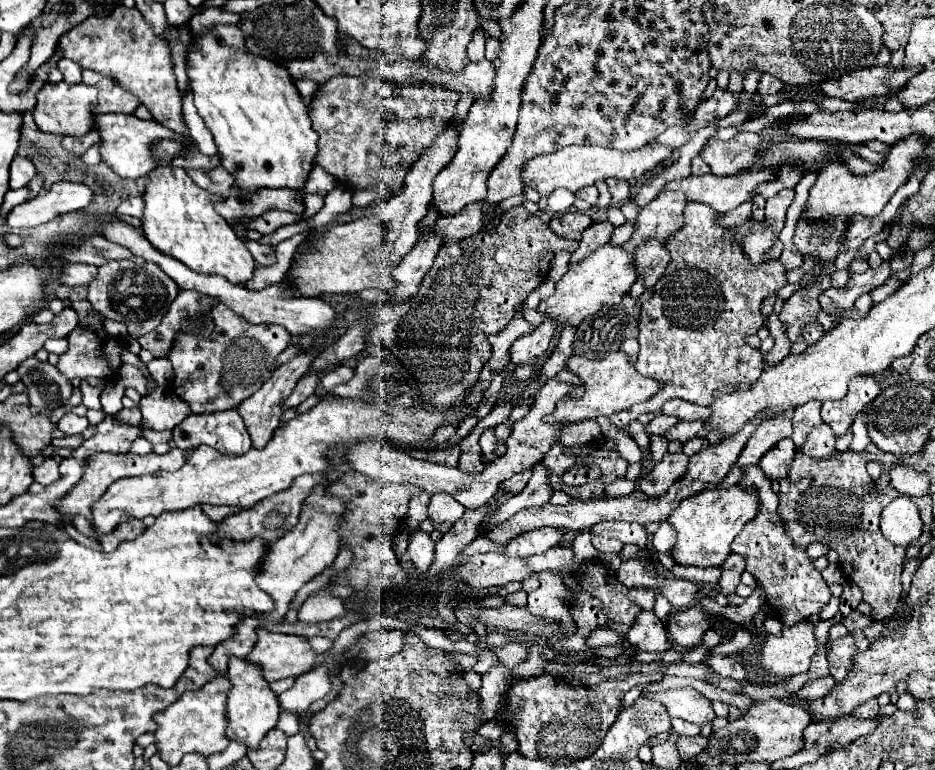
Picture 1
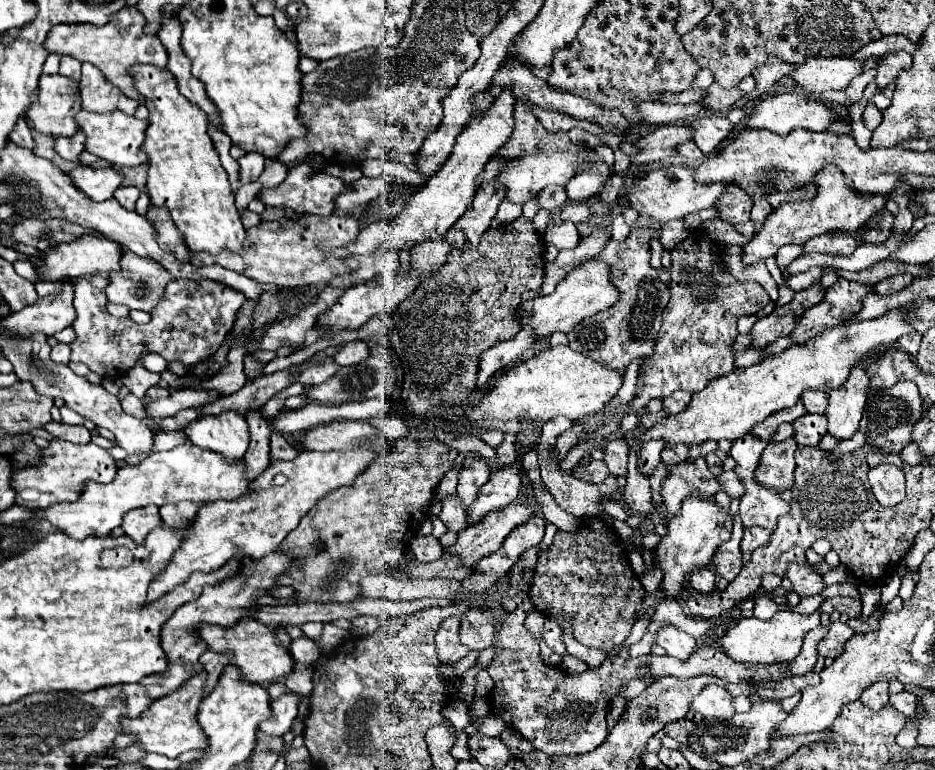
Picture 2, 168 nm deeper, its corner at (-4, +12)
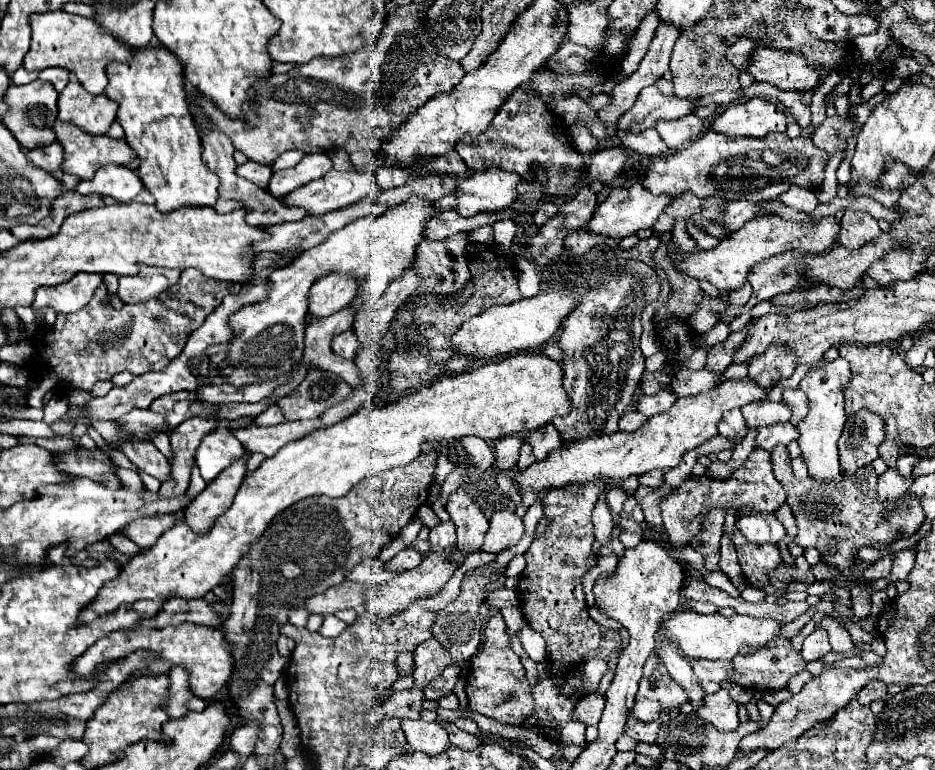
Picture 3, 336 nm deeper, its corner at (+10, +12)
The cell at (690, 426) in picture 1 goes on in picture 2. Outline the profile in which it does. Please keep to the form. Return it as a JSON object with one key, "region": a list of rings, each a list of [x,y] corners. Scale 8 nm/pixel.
{"region":[[[650,440],[646,444],[640,446],[640,454],[638,454],[638,468],[642,474],[650,476],[650,472],[654,470],[654,466],[661,461],[661,452],[665,447],[663,440]]]}

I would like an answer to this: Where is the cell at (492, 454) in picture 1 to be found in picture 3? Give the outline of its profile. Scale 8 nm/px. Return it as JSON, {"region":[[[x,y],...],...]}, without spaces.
{"region":[[[466,436],[462,440],[462,444],[464,444],[466,454],[472,460],[472,466],[476,466],[478,470],[488,470],[494,464],[494,454],[492,454],[490,446],[484,440],[480,440],[478,436]]]}

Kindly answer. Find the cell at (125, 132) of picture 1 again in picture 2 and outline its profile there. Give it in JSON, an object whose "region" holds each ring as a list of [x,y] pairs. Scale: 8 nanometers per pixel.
{"region":[[[80,110],[76,114],[76,122],[80,130],[84,130],[86,134],[86,150],[110,162],[112,166],[122,168],[122,166],[140,166],[148,162],[146,152],[142,152],[142,142],[144,142],[144,132],[148,128],[148,120],[138,120],[136,116],[128,116],[124,112],[94,114],[94,112]]]}

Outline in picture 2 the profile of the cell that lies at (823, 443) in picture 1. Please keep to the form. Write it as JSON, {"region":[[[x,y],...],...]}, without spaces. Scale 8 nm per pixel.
{"region":[[[804,414],[794,422],[794,430],[800,446],[818,446],[826,434],[826,414]]]}

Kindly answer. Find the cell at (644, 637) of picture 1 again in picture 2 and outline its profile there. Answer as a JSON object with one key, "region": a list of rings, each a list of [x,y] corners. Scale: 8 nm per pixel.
{"region":[[[662,624],[662,626],[658,628],[658,632],[656,632],[654,642],[660,644],[660,646],[666,650],[666,654],[676,656],[676,658],[682,658],[682,660],[688,658],[688,656],[692,654],[694,646],[696,646],[694,636],[690,636],[690,634],[682,632],[682,630],[678,630],[678,628],[672,626],[672,624]]]}

